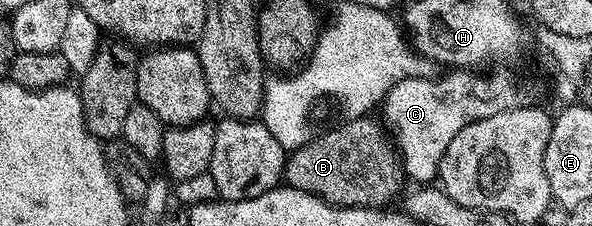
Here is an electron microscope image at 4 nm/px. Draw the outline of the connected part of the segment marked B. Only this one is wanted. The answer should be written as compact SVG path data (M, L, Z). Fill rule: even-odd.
M370 116L347 119L342 125L326 131L318 138L313 137L301 147L295 148L287 155L283 170L285 183L297 190L314 194L333 206L378 208L383 204L393 203L390 201L397 196L398 189L401 188L402 182L404 183L400 154L384 133L383 127L377 121L374 123L372 119Z

